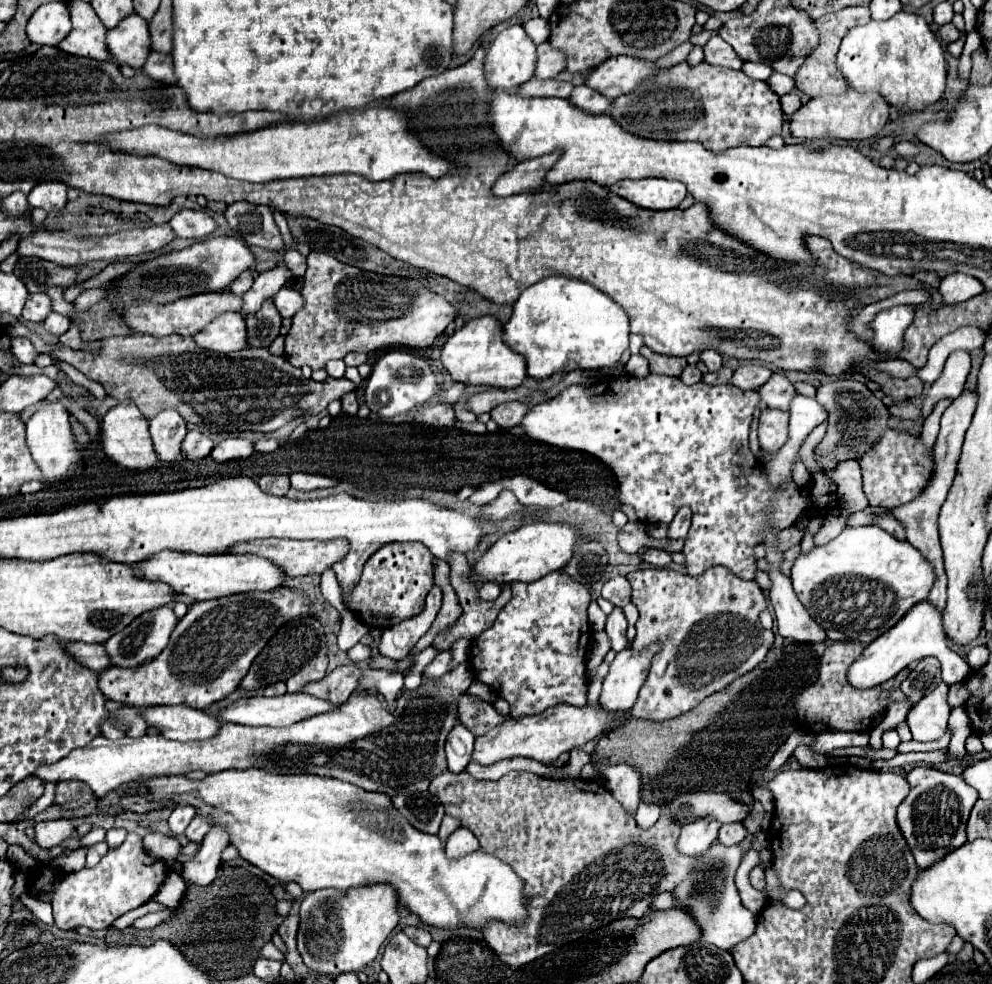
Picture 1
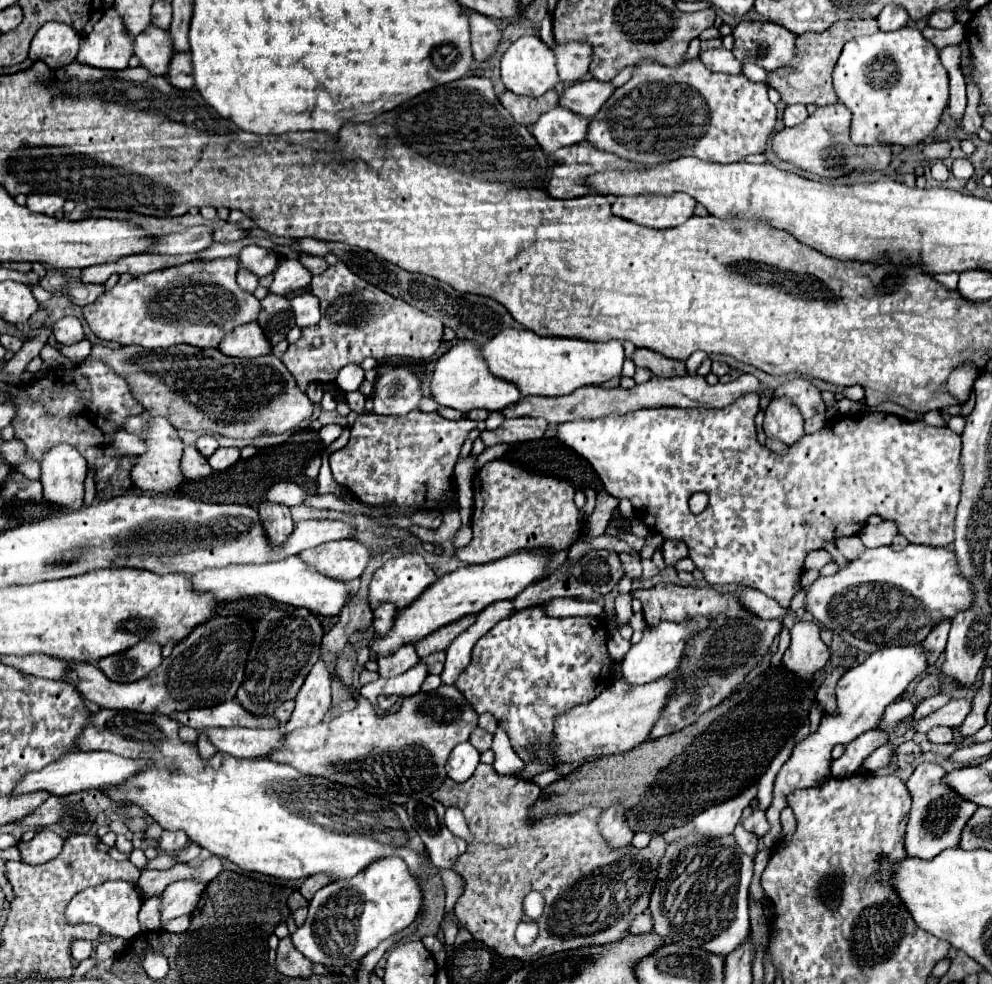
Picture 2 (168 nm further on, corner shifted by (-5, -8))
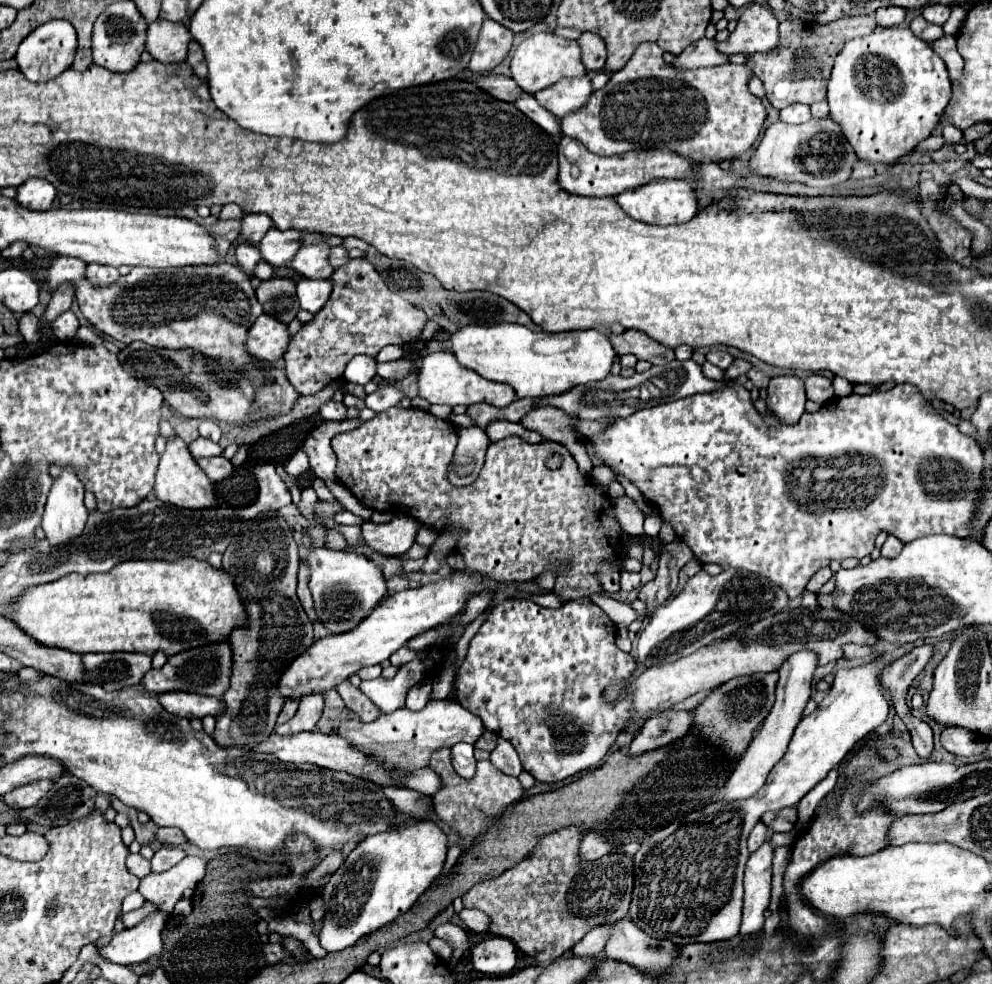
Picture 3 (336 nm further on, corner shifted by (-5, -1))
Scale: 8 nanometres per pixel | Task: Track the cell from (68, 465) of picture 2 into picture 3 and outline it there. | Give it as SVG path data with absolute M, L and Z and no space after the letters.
M62 467L62 475L54 481L48 495L42 531L52 545L72 543L80 537L88 519L88 511L82 503L84 485L76 477L72 467Z

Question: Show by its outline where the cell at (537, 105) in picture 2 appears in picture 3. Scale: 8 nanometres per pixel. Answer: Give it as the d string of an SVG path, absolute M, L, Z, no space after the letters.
M480 75L480 77L474 79L474 83L476 83L482 91L490 93L492 97L502 99L502 101L510 101L510 103L514 103L516 97L522 93L522 91L518 89L516 81L510 79L510 77L504 77L504 75Z

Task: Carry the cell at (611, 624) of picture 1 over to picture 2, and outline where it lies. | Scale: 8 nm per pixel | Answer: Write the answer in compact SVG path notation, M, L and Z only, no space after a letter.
M622 594L616 598L616 622L620 626L628 624L630 618L632 618L632 608L630 608L630 600L632 596L630 594Z

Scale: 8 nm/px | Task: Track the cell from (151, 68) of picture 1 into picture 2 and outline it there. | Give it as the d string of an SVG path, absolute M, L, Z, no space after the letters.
M174 54L170 62L170 70L166 74L168 82L180 90L190 90L192 88L192 64L190 64L190 54Z

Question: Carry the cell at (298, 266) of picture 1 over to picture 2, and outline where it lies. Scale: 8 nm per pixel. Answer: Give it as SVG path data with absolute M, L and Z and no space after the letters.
M300 254L300 262L304 264L304 268L310 270L312 276L320 274L324 268L328 268L326 260L324 258L318 258L318 256L310 256L310 254Z

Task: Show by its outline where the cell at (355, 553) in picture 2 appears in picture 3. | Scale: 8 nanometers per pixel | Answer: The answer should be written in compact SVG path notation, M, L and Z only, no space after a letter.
M398 515L388 523L364 523L362 535L366 547L382 555L404 555L416 541L420 523L410 515Z

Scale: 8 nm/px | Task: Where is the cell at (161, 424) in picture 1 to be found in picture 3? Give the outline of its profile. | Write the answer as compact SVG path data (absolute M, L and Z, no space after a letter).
M210 457L210 459L196 459L196 463L200 465L200 469L212 479L212 481L222 481L228 475L232 475L234 467L226 457Z

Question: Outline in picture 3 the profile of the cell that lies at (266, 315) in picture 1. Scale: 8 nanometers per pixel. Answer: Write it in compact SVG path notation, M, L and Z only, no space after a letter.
M272 277L268 281L262 281L256 289L256 297L264 307L264 313L284 323L290 323L300 309L296 299L296 283L288 279Z

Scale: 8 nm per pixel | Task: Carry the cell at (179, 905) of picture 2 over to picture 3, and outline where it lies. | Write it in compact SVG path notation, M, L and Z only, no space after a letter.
M156 909L154 915L150 915L140 925L136 925L128 931L116 933L108 945L96 943L98 955L112 963L122 963L122 965L142 963L150 957L160 955L162 953L160 931L162 931L166 919L168 919L168 913Z

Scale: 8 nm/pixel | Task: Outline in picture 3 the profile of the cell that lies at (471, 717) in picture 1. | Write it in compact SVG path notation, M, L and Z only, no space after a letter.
M484 731L484 735L476 741L476 745L474 747L478 747L478 749L484 749L484 751L494 751L496 749L496 733L490 733L490 731Z

